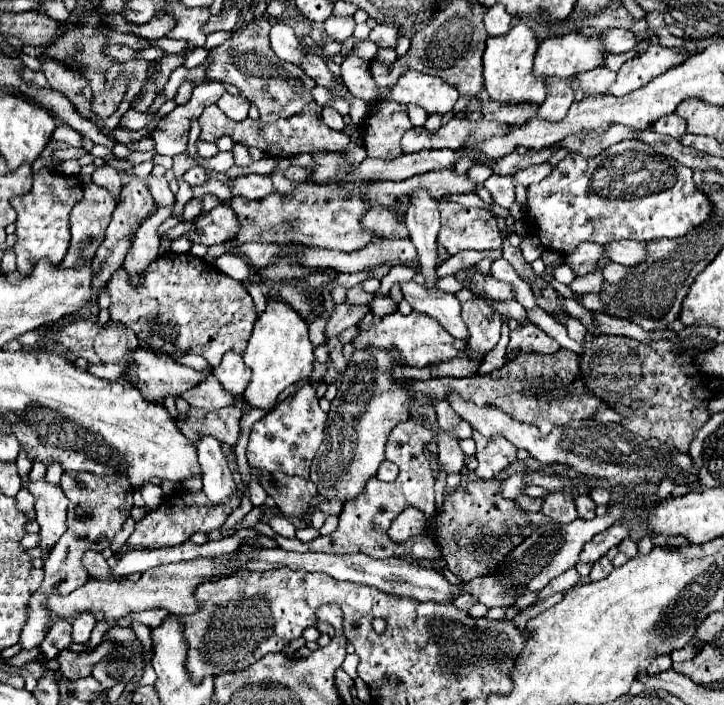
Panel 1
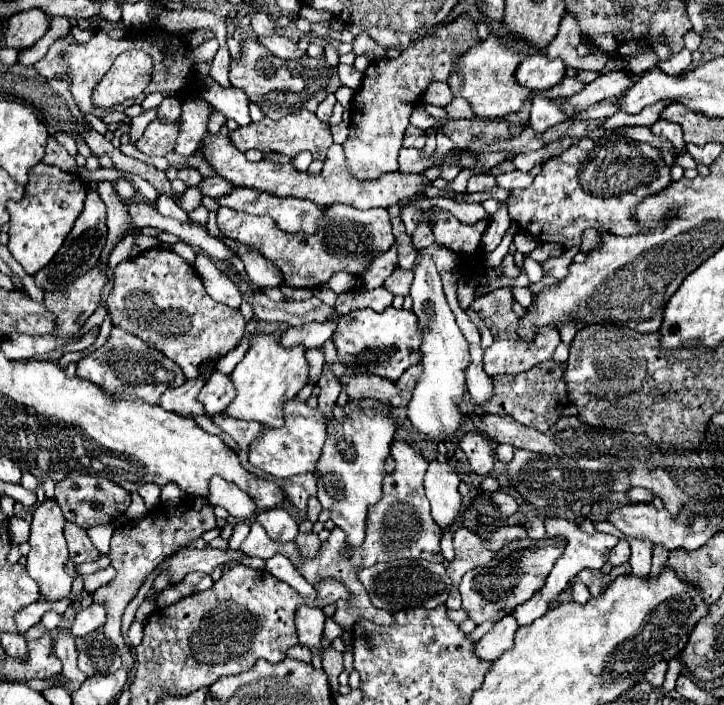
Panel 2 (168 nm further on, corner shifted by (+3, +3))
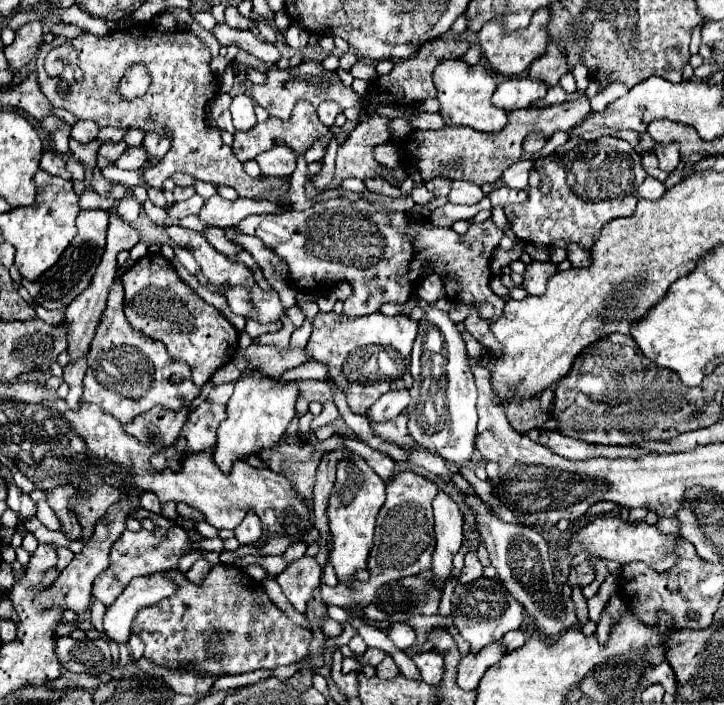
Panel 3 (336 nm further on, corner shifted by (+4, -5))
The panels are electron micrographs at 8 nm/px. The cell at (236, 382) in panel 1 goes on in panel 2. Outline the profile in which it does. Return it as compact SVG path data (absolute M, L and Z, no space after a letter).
M214 370L208 378L208 382L204 384L204 388L198 394L198 400L204 404L206 414L220 414L228 408L228 404L234 398L234 384L232 378L228 374L222 374L218 370Z

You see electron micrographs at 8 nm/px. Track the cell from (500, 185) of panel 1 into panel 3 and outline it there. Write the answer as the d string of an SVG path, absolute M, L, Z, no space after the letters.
M451 182L451 192L447 200L451 204L477 204L483 198L483 190L477 184L467 182Z

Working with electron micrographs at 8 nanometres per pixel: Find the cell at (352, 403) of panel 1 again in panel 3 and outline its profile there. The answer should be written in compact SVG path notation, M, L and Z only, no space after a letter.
M349 456L337 464L337 482L329 498L329 528L333 534L333 550L329 560L335 568L339 582L349 584L355 580L357 570L367 568L367 556L373 548L375 518L385 504L385 482L371 470L371 466L361 456Z

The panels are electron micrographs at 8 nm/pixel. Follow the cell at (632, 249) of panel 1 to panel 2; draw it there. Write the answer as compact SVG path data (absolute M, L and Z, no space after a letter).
M588 230L588 232L584 232L584 242L580 244L580 250L582 250L584 254L588 254L588 252L594 250L600 242L602 242L602 232L598 232L598 230Z

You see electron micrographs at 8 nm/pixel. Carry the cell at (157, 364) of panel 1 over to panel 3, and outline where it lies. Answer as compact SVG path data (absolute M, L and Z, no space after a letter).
M117 276L111 290L109 290L109 298L107 298L107 308L101 314L101 322L99 322L99 330L95 332L95 338L91 340L91 348L87 354L87 374L83 380L83 396L79 400L79 404L97 404L105 414L111 414L115 420L119 420L121 424L131 422L135 416L151 410L153 406L163 406L167 410L181 410L187 402L195 400L201 394L201 388L193 384L191 380L191 370L185 362L175 360L173 356L169 356L167 348L159 342L153 340L149 336L145 336L143 332L131 328L131 324L125 318L123 312L123 284L121 278Z

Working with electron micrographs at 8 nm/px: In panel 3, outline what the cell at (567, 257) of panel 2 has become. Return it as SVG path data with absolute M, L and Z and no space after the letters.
M533 260L531 264L525 266L525 274L523 274L523 288L529 294L535 296L543 296L545 288L547 288L547 280L551 274L557 272L557 266L553 262L537 262Z

